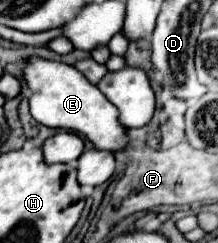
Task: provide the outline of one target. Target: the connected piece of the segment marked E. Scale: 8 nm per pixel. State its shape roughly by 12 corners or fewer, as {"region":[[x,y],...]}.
{"region":[[31,58],[31,116],[95,150],[129,144],[119,112],[77,68]]}

